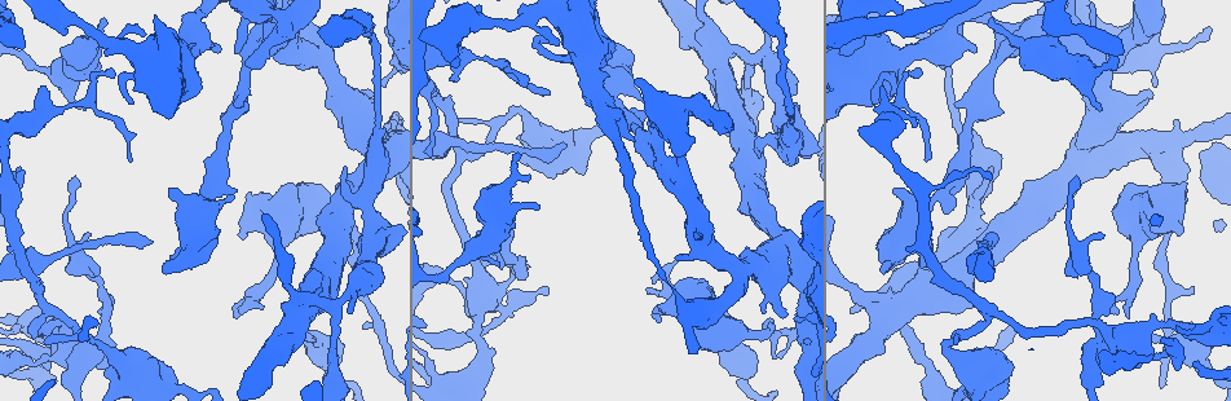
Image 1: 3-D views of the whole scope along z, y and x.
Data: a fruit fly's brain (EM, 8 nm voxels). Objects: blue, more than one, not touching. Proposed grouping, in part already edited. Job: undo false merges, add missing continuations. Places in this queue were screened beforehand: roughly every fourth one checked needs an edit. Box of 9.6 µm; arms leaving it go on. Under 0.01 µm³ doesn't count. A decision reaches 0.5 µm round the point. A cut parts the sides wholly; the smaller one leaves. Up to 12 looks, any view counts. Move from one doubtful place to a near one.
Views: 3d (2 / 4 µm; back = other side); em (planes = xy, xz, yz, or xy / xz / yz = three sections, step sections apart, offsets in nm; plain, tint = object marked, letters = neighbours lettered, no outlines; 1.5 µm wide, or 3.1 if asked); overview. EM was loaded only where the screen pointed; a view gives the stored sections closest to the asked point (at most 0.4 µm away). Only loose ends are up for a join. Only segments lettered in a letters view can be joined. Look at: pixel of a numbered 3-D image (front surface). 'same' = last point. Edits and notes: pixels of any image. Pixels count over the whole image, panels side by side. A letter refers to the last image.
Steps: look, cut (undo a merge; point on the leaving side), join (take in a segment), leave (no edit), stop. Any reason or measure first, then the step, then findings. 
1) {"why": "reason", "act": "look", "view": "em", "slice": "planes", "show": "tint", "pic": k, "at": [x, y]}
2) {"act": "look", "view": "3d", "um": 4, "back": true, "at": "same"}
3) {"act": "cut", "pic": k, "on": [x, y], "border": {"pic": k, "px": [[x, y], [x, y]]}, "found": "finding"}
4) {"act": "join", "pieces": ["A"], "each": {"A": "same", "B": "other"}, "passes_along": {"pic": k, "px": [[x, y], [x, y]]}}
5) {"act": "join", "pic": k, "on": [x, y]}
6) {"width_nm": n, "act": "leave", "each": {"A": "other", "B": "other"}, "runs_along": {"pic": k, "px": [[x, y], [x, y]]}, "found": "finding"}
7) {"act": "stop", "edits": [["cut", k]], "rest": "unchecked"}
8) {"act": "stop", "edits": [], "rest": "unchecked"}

{"why": "an open end", "act": "look", "view": "3d", "um": 2, "pic": 1, "at": [1155, 238]}

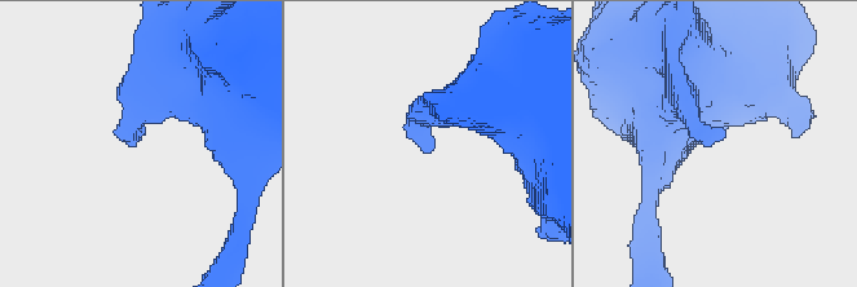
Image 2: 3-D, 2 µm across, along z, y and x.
{"why": "now the EM", "act": "look", "view": "em", "slice": "planes", "show": "letters", "pic": 2, "at": [723, 137]}

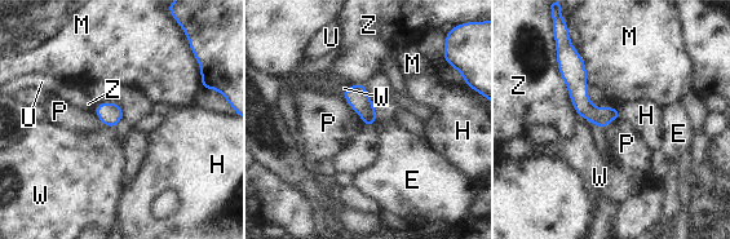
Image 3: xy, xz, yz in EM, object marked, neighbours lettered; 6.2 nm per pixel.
{"act": "leave", "each": {"E": "other", "H": "other", "M": "other", "P": "other", "U": "other", "W": "other", "Z": "other"}, "border": {"pic": 3, "px": [[341, 96], [366, 125]]}, "found": "no lettered segment goes on from it"}

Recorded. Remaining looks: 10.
{"why": "thick end", "act": "look", "view": "em", "slice": "xy", "step": 4, "show": "letters", "pic": 1, "at": [919, 267]}

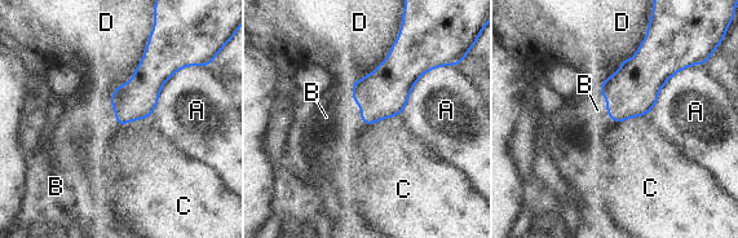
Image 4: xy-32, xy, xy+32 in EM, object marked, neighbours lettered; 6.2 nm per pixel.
{"act": "look", "view": "em", "slice": "planes", "show": "letters", "at": "same"}

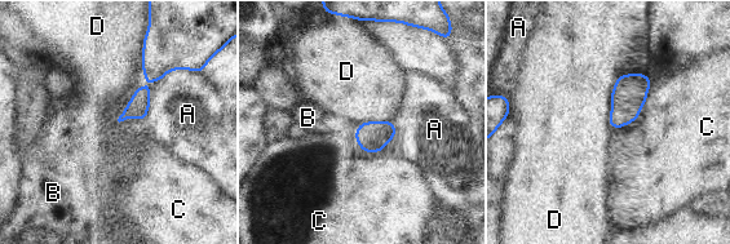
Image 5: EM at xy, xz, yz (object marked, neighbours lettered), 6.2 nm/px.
{"act": "join", "pieces": ["B"], "each": {"A": "other", "B": "same", "C": "other", "D": "other"}, "passes_along": {"pic": 5, "px": [[372, 137], [357, 131], [318, 122]]}, "found": "it goes on there"}

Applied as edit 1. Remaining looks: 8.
{"why": "see it whole again", "act": "look", "view": "overview"}

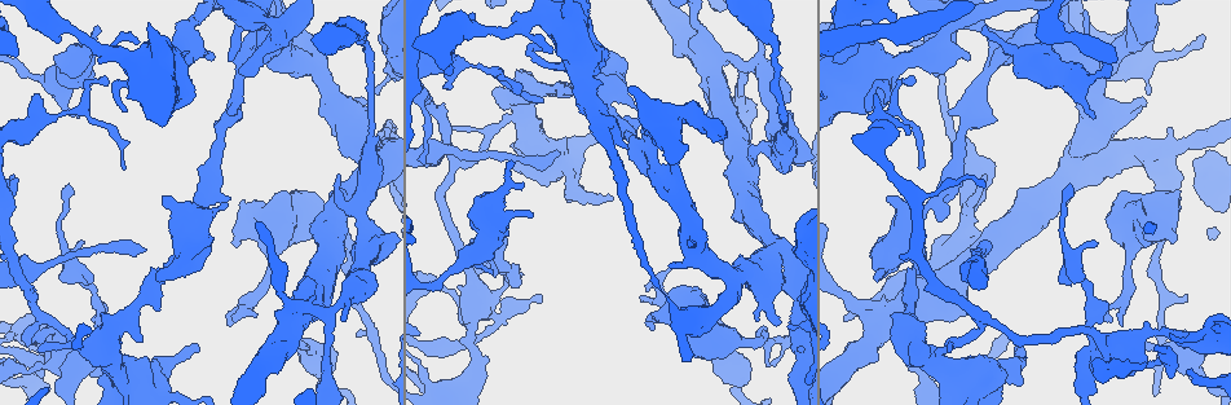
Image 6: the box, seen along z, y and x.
{"why": "an open end", "act": "look", "view": "em", "slice": "planes", "show": "letters", "pic": 6, "at": [166, 202]}

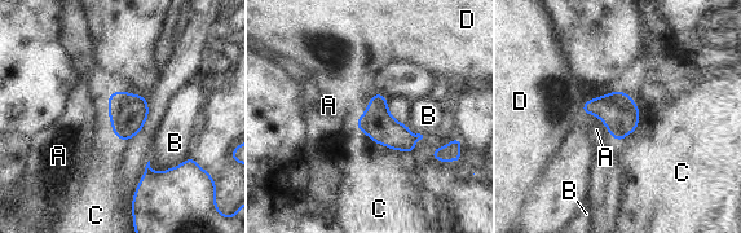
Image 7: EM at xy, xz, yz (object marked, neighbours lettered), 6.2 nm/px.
{"act": "leave", "each": {"A": "other", "B": "other", "C": "other", "D": "other"}, "border": {"pic": 7, "px": [[107, 96], [107, 115], [113, 130]]}, "found": "no lettered segment goes on from it"}

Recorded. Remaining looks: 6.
{"why": "an open end", "act": "look", "view": "3d", "um": 4, "pic": 6, "at": [970, 58]}

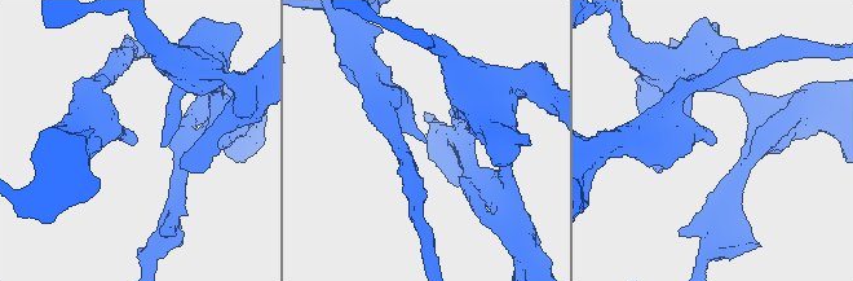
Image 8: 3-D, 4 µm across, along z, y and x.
{"why": "now the EM", "act": "look", "view": "em", "slice": "planes", "show": "letters", "pic": 8, "at": [714, 143]}

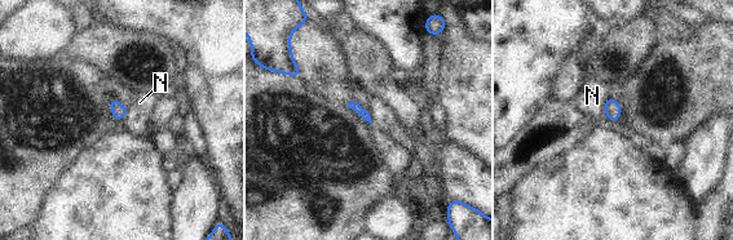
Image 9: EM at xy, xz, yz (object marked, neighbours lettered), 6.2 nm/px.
{"act": "leave", "each": {"N": "other"}, "border": {"pic": 9, "px": [[609, 96], [603, 110]]}, "found": "no lettered segment goes on from it"}

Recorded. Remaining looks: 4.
{"why": "an open end", "act": "look", "view": "3d", "um": 4, "back": true, "pic": 6, "at": [1109, 320]}

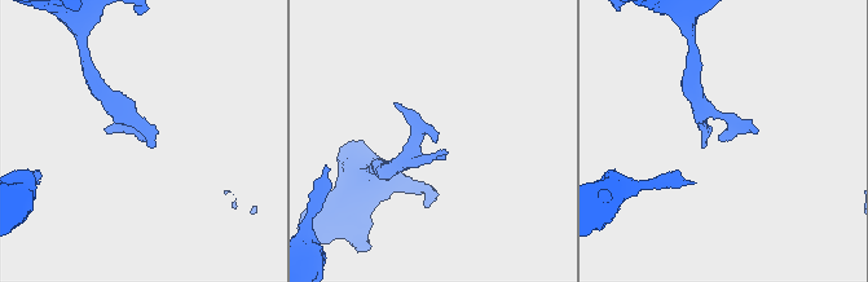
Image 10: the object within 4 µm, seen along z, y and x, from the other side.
{"why": "need the tissue", "act": "look", "view": "em", "slice": "xy", "step": 4, "show": "letters", "pic": 10, "at": [146, 136]}

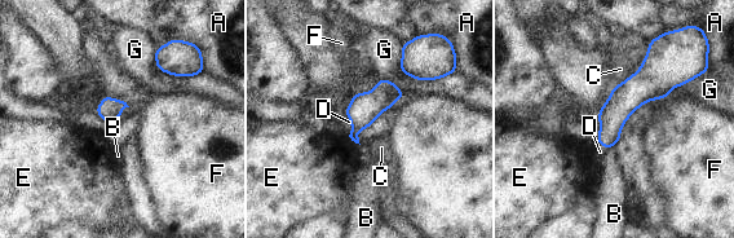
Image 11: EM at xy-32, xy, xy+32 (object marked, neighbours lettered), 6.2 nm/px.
{"act": "join", "pieces": ["D"], "each": {"A": "other", "B": "other", "C": "other", "D": "same", "E": "other", "F": "other", "G": "other"}, "passes_along": {"pic": 11, "px": [[617, 110], [602, 145], [600, 151]]}, "found": "it goes on there"}

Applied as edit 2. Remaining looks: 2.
{"act": "stop", "edits": [["join", 5], ["join", 11]], "rest": "unchecked"}

